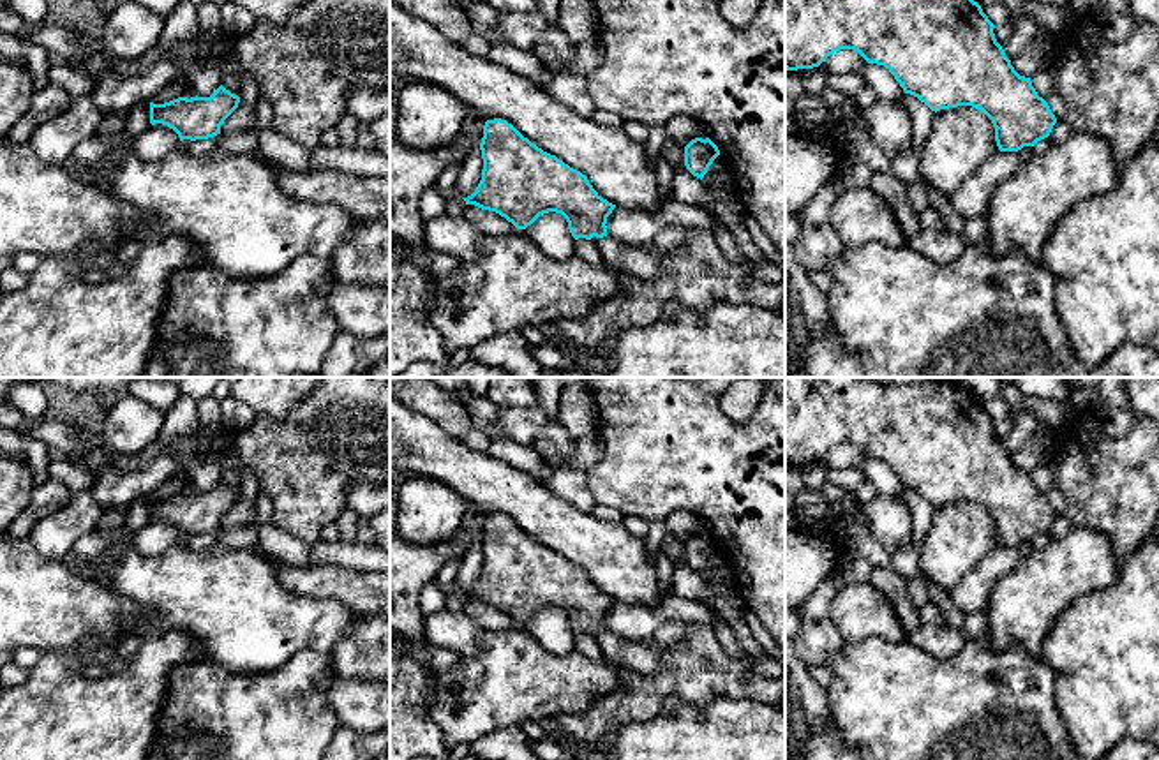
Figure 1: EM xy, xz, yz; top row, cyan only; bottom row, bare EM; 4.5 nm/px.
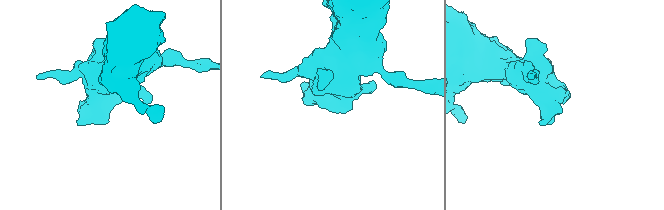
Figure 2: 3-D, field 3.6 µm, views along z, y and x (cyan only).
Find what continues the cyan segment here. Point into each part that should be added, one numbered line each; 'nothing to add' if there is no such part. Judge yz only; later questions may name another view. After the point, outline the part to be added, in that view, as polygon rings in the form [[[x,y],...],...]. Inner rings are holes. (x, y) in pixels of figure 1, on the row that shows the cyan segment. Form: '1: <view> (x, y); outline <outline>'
nothing to add

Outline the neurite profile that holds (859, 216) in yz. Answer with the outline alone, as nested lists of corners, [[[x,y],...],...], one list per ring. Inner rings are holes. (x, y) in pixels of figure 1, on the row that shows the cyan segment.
[[[871,187],[840,192],[831,206],[829,224],[845,247],[880,243],[898,249],[907,243],[891,205]]]

